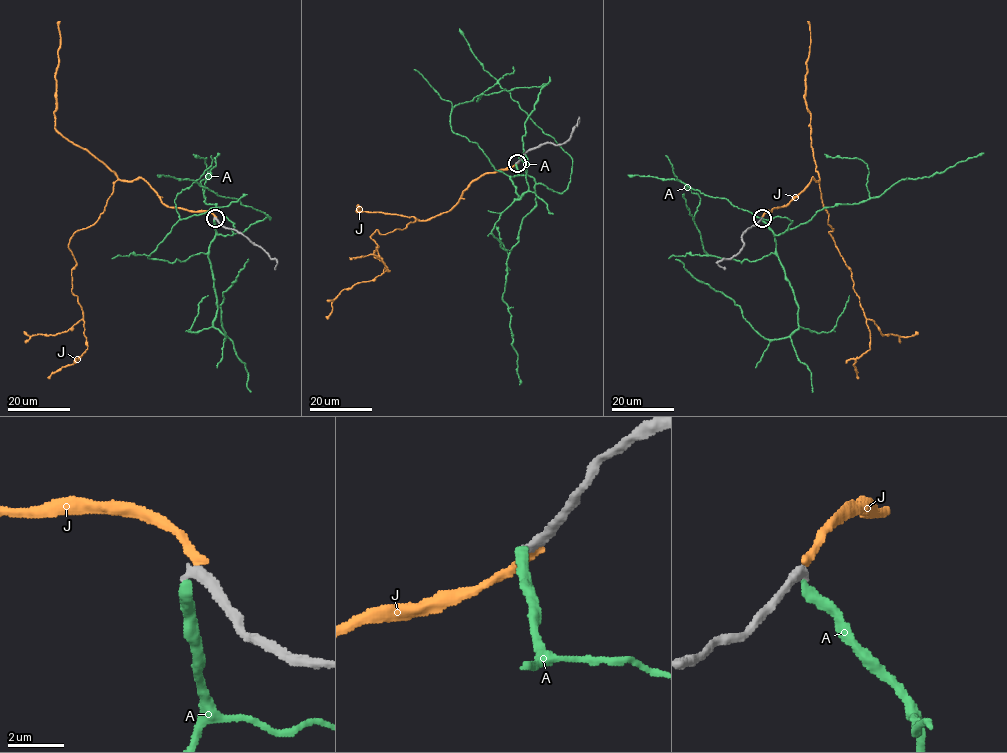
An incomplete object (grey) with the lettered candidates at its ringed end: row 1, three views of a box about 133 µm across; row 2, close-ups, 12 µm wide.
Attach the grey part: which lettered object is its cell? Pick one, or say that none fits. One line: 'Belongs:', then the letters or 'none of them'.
Belongs: J

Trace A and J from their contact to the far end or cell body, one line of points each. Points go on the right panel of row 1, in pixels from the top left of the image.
A: (762, 219), (774, 234), (776, 254), (798, 309), (798, 326), (788, 337), (764, 339), (732, 299), (675, 259)
J: (762, 217), (785, 206), (812, 178), (820, 180), (829, 233), (864, 316), (883, 335), (915, 331)

